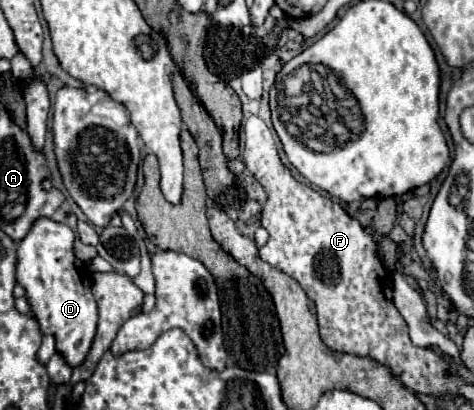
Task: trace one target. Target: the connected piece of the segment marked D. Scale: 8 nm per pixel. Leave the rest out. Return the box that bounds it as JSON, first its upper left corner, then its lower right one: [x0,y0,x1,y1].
[17,217,97,367]

